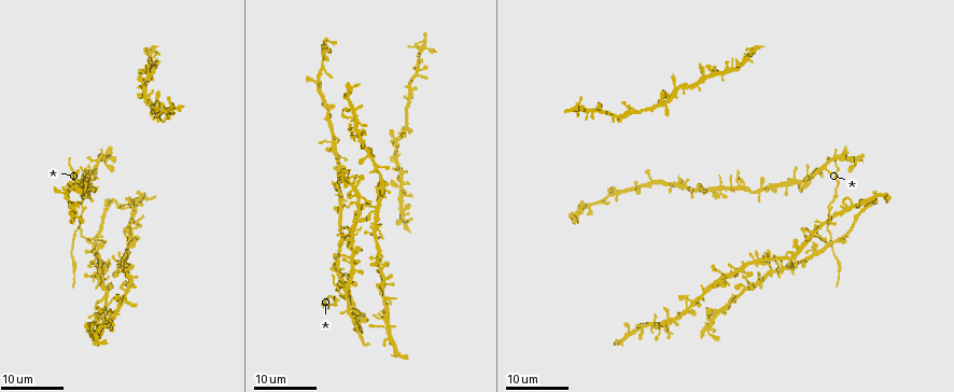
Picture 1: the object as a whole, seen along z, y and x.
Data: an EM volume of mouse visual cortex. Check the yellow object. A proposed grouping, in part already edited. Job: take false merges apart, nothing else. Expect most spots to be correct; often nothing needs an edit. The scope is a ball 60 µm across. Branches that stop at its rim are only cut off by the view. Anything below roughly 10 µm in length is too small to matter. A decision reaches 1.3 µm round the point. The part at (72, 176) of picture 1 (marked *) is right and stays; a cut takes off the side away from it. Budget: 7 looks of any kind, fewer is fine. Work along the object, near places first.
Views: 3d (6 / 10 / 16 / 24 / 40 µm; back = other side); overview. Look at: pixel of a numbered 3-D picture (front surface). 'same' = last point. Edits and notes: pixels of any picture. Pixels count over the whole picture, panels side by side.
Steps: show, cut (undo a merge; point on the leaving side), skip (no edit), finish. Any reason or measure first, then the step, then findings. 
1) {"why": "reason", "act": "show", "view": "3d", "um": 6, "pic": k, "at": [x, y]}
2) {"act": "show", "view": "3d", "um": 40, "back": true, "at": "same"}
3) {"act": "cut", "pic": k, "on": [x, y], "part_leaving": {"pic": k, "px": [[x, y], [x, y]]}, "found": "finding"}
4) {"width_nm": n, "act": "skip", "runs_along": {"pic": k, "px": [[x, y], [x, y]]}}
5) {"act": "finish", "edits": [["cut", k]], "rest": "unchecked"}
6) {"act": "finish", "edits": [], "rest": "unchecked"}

{"why": "four or more arms meet", "act": "show", "view": "3d", "um": 24, "pic": 1, "at": [739, 267]}

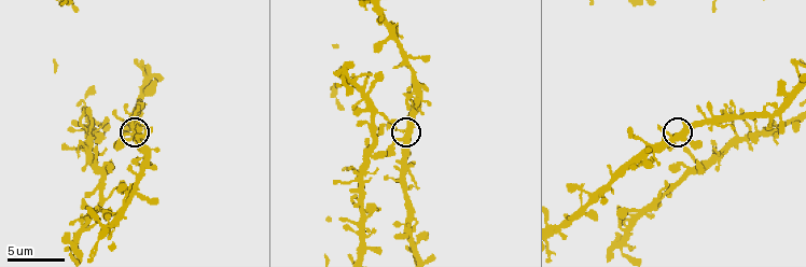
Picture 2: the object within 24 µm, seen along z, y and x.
{"why": "zoom in", "act": "show", "view": "3d", "um": 10, "pic": 2, "at": [682, 130]}

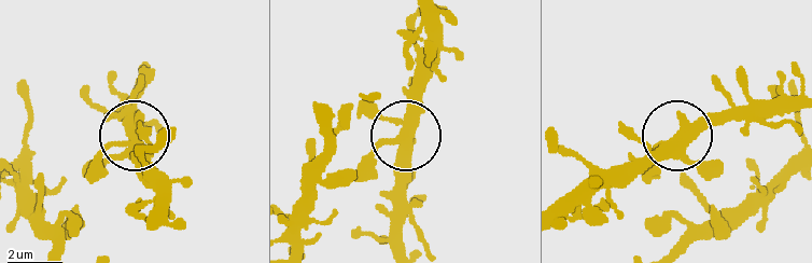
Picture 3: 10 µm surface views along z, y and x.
{"width_nm": 410, "act": "skip", "found": "continuous, no second cell"}

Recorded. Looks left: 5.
{"act": "show", "view": "3d", "um": 24, "pic": 1, "at": [678, 182]}

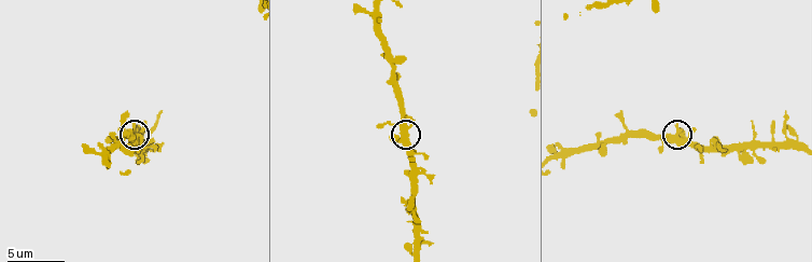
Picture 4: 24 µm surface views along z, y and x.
{"act": "show", "view": "3d", "um": 6, "pic": 4, "at": [676, 133]}

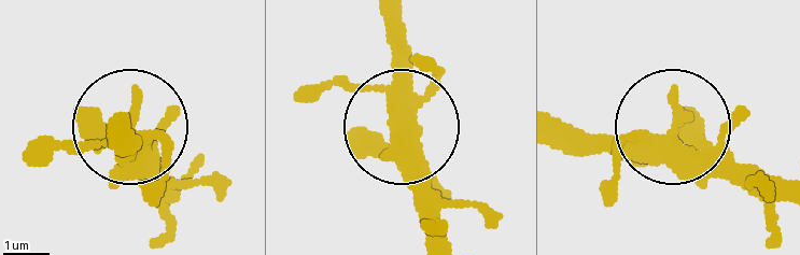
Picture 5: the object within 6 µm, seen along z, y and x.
{"arms": 4, "act": "skip", "found": "continuous, no second cell"}

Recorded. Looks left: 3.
{"why": "two arms in line, one across", "act": "show", "view": "3d", "um": 16, "pic": 1, "at": [148, 101]}

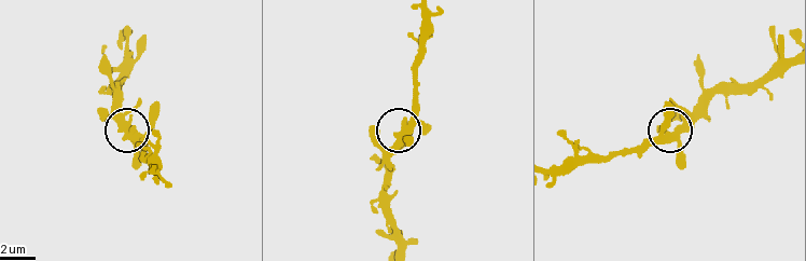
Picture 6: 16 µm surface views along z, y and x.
{"act": "show", "view": "3d", "um": 6, "pic": 6, "at": [402, 130]}

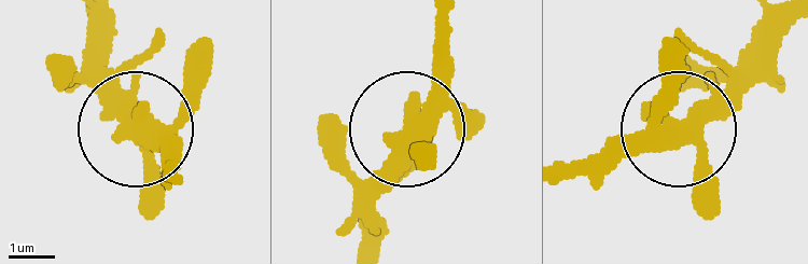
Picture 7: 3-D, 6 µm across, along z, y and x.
{"side_arm_um": 18, "arms": 3, "act": "skip", "found": "one cell here"}

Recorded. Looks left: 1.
{"act": "finish", "edits": [], "rest": "unchecked"}

